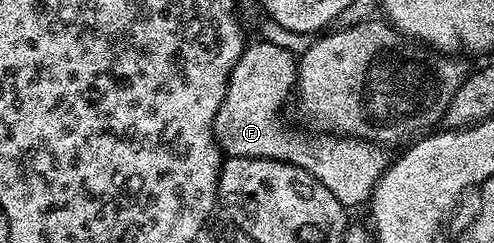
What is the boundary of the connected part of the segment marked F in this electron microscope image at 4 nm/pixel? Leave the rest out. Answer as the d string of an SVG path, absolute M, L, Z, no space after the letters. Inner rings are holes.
M254 40L245 47L244 52L239 56L238 62L235 63L234 70L231 71L231 76L228 79L226 97L224 97L222 106L218 108L218 112L215 115L214 126L212 127L212 132L215 134L216 143L221 148L221 151L227 156L234 157L266 157L268 159L274 159L278 161L286 161L288 164L296 165L299 168L306 170L311 174L312 177L318 178L326 190L330 190L330 194L334 194L334 198L338 198L338 202L342 202L345 209L353 210L359 204L364 203L364 205L371 199L372 190L374 186L380 181L380 175L388 169L390 163L390 155L388 156L389 149L382 144L373 144L370 140L360 140L356 136L341 136L339 134L302 134L296 130L283 130L280 127L280 112L282 110L282 104L285 102L287 96L291 95L296 82L296 65L297 61L295 55L290 53L284 47L276 46L274 43L266 43L261 40Z

